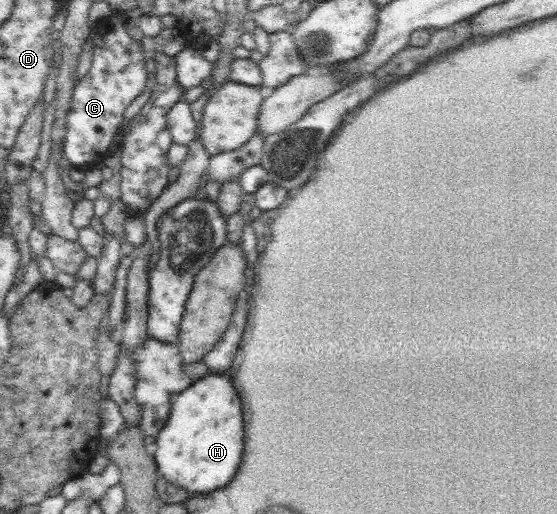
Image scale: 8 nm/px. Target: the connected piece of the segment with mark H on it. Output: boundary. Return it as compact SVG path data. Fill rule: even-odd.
M228 372L207 373L183 392L175 394L169 418L156 436L155 444L153 455L158 474L163 474L172 486L187 490L189 496L226 487L237 473L243 452L243 411L239 393L233 386Z

